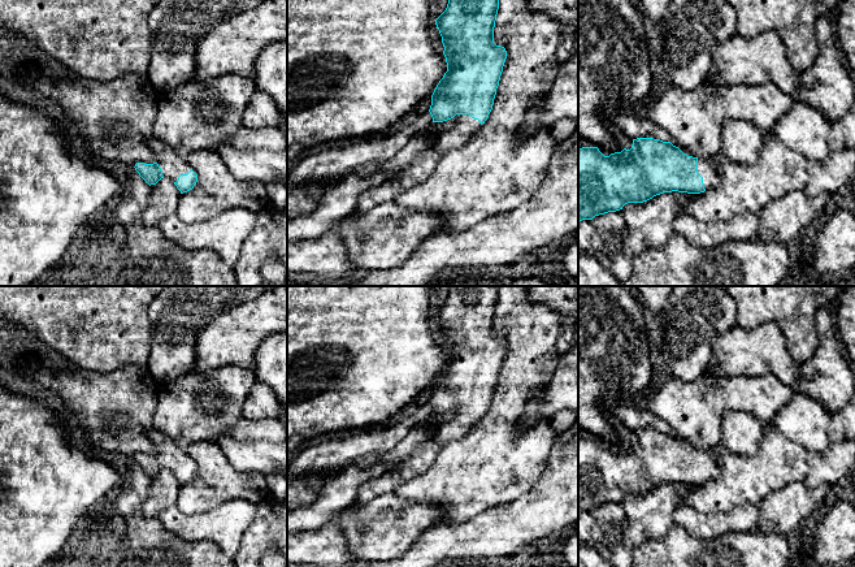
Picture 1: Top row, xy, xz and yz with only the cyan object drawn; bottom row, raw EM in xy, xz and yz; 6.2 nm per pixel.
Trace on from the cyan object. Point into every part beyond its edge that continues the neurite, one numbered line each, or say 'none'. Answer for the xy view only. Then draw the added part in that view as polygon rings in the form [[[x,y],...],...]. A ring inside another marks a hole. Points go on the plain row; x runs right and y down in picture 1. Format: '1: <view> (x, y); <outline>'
1: xy (172, 455); [[[155,428],[147,430],[147,437],[157,446],[156,454],[165,469],[177,473],[181,466],[187,466],[192,460],[172,438]]]

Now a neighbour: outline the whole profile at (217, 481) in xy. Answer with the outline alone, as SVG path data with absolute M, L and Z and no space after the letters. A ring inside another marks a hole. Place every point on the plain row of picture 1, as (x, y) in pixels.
M195 442L185 451L198 466L198 473L192 481L181 485L175 506L182 512L188 515L207 512L234 498L259 505L269 495L265 475L257 471L236 471L216 442Z

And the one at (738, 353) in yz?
M764 323L752 329L734 326L712 343L708 373L716 377L761 377L772 373L795 388L800 363L793 360L781 328Z

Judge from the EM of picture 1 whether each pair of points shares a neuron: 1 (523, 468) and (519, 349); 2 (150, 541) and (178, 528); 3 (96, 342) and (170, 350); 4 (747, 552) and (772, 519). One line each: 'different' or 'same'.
1: same
2: different
3: different
4: different

